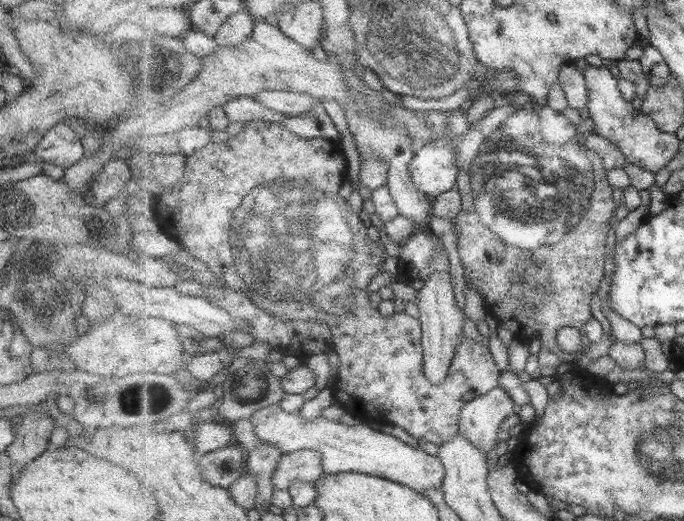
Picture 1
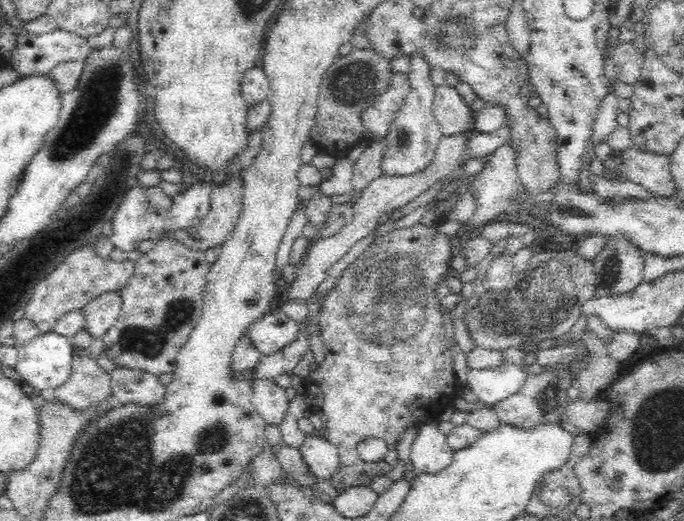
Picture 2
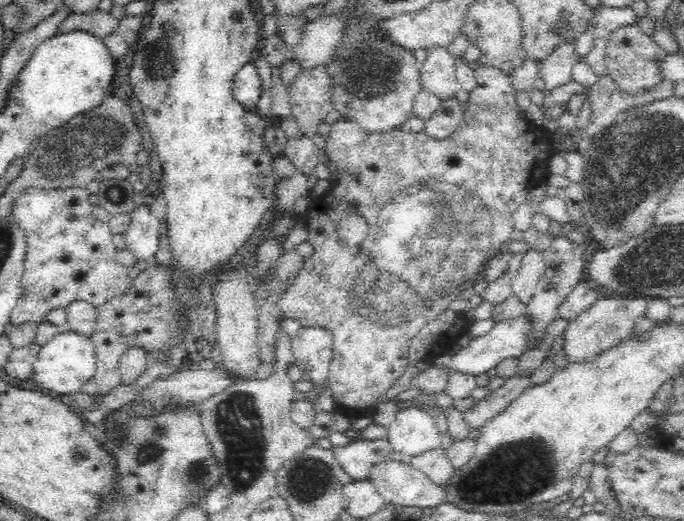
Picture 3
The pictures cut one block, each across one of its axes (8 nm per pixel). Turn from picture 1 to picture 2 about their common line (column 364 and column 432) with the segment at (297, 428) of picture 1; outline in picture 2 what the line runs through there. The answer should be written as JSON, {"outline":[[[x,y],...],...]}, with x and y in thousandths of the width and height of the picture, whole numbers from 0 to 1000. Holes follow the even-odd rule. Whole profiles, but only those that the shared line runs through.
{"outline":[[[636,808],[611,812],[610,839],[598,871],[605,906],[637,910],[649,902],[658,894],[662,868]]]}

